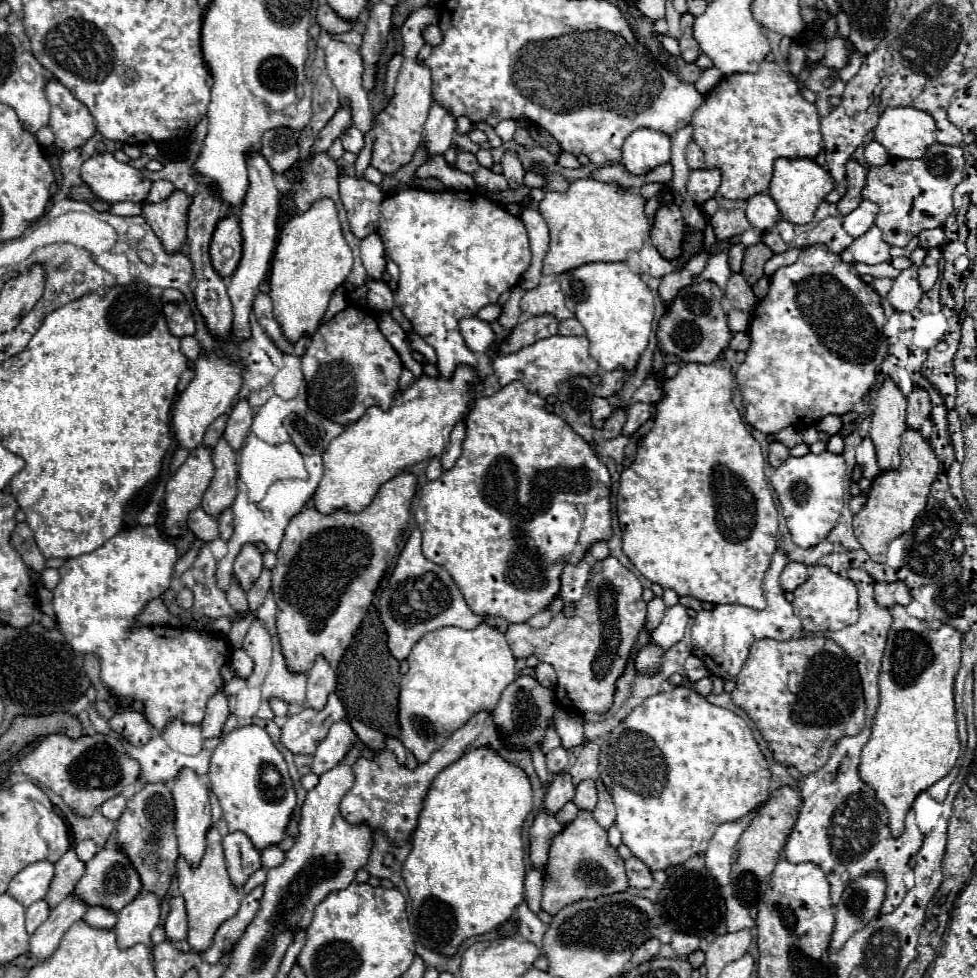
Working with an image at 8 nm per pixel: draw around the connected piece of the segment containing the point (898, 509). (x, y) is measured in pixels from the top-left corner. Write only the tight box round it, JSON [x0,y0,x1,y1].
[853,429,941,563]

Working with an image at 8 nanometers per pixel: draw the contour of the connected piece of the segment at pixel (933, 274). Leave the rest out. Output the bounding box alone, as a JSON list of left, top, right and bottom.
[919,257,939,291]

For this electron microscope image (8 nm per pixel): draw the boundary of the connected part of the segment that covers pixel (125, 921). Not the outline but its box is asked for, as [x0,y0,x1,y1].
[115,891,161,947]

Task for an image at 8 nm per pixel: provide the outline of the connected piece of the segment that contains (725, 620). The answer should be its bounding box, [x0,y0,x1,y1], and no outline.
[691,547,803,679]

